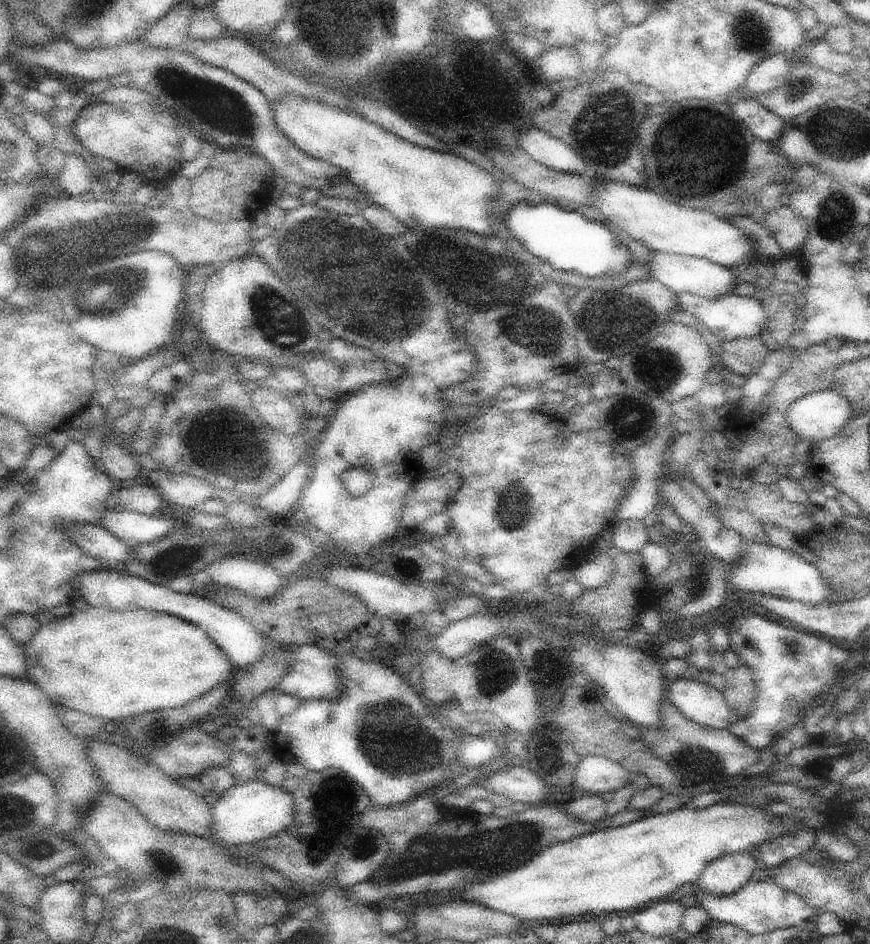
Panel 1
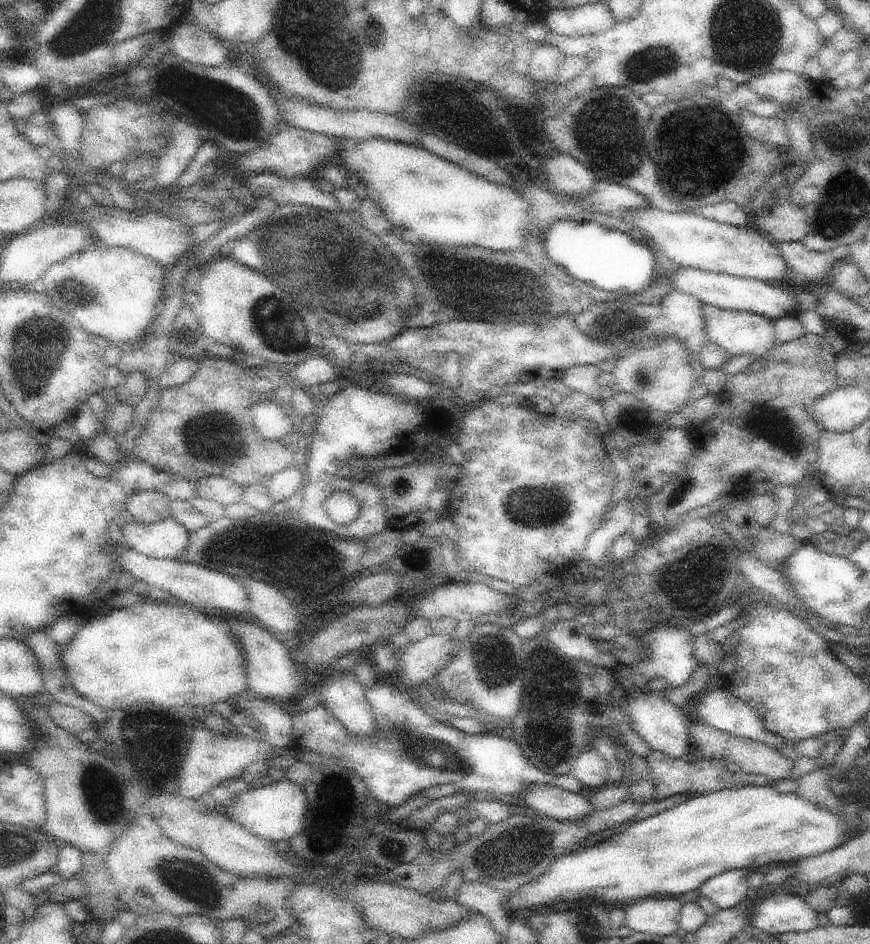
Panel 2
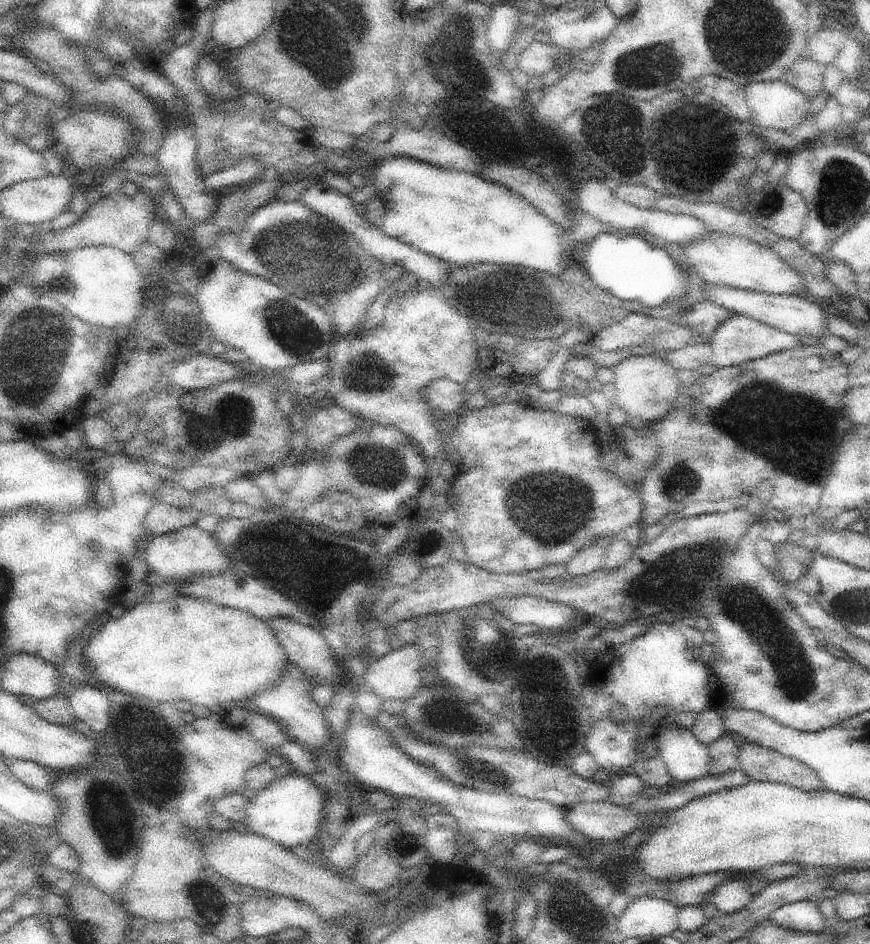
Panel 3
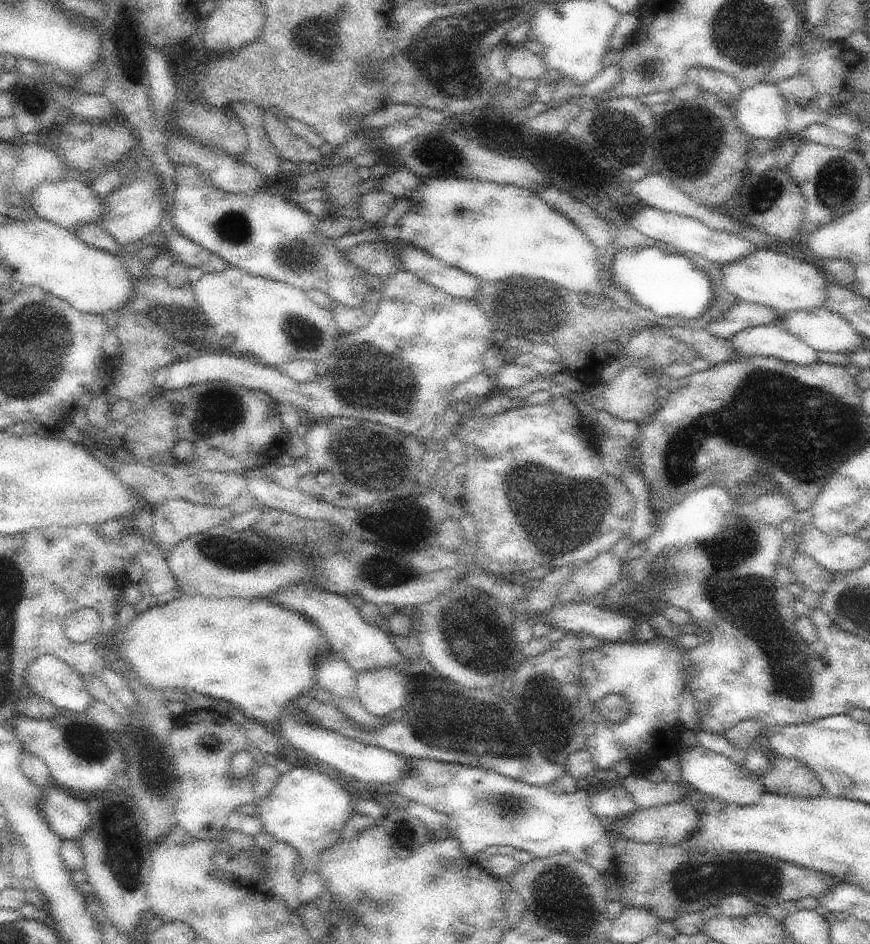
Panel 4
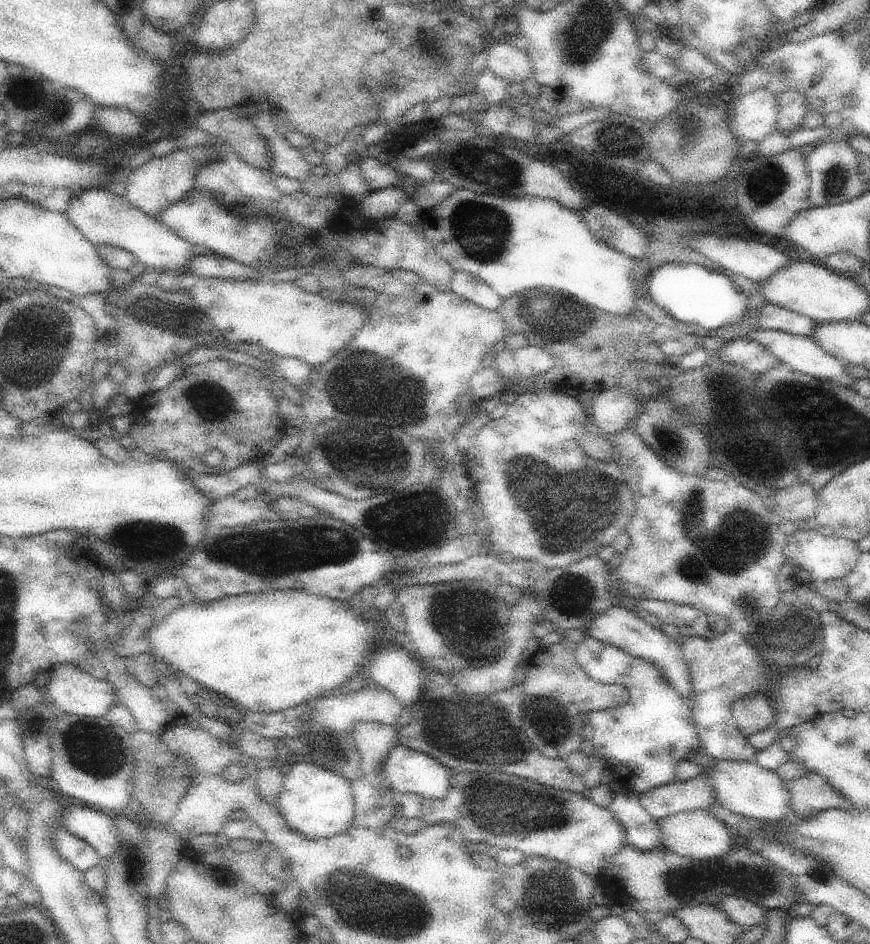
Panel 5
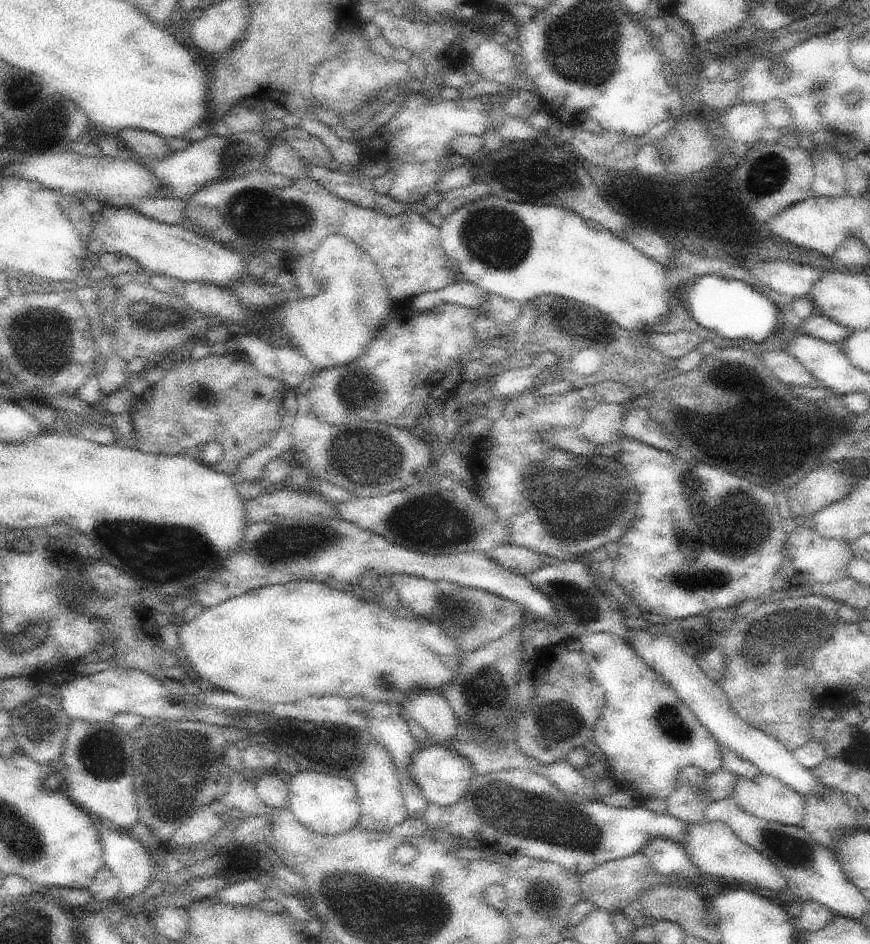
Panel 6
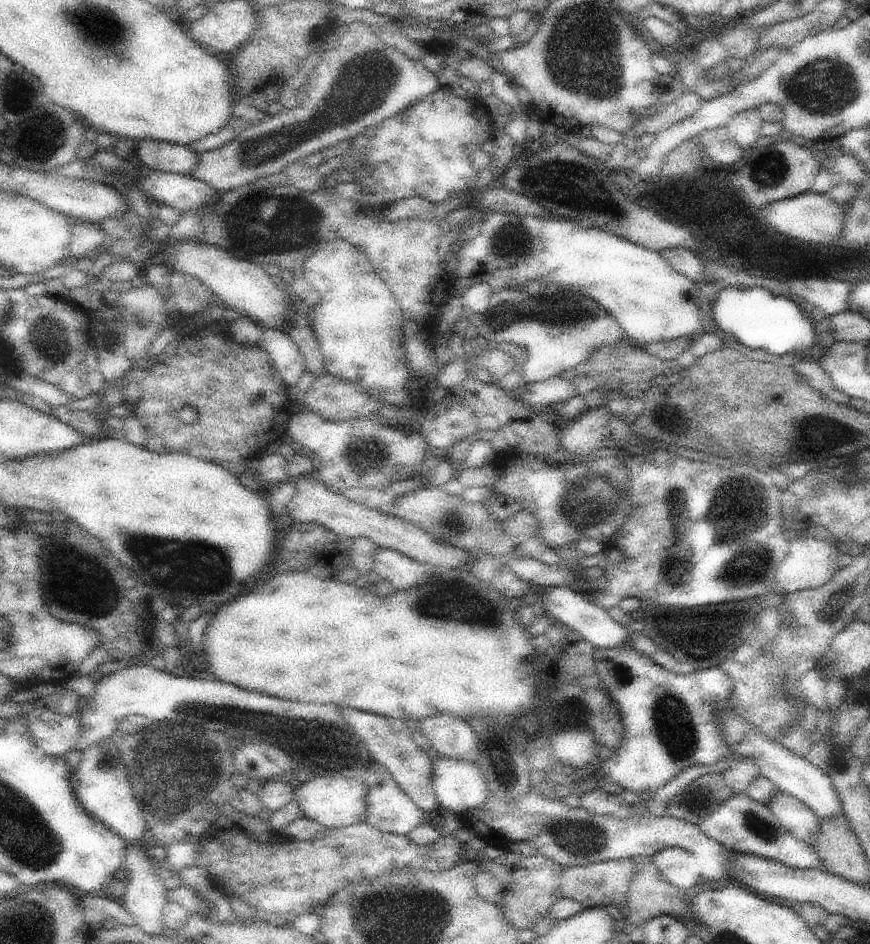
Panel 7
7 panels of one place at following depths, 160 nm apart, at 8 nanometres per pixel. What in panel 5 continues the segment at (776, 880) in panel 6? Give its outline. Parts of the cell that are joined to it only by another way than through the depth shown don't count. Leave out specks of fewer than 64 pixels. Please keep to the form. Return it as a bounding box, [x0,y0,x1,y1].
[657,809,739,860]

